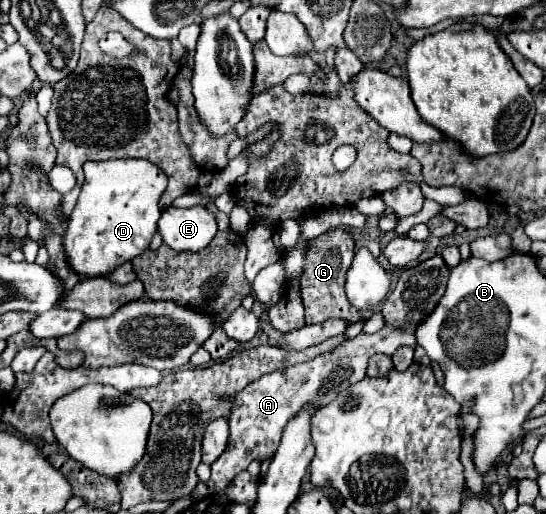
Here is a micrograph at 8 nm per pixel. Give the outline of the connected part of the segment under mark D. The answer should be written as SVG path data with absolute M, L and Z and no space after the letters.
M145 159L87 161L81 195L67 221L63 251L69 267L81 279L107 279L119 265L143 255L161 217L159 197L167 187L167 177L157 165Z

